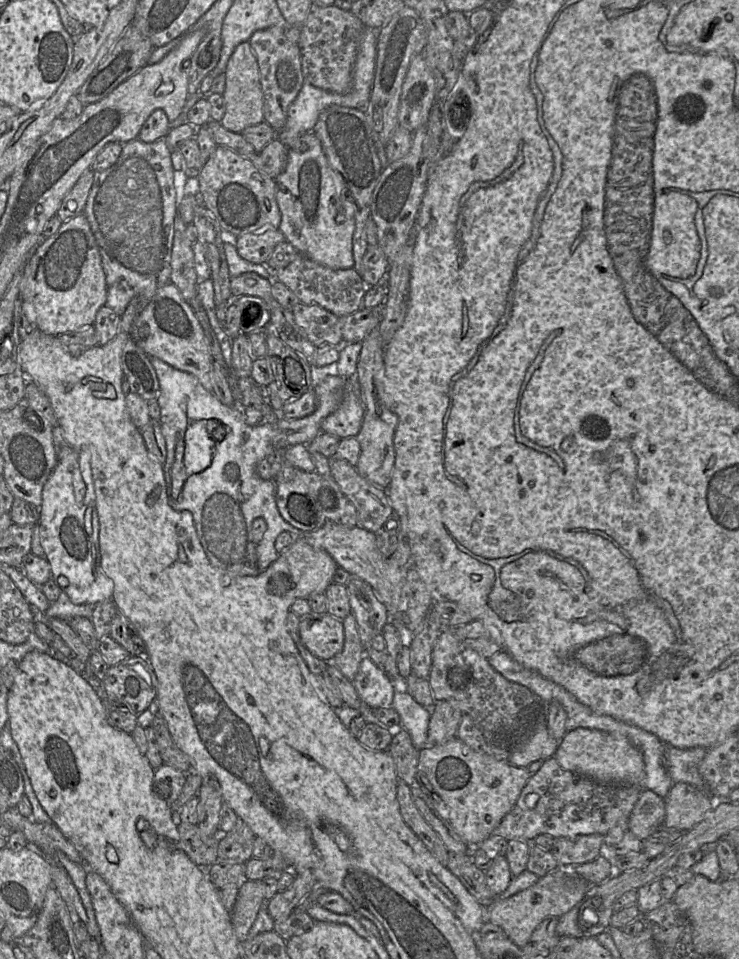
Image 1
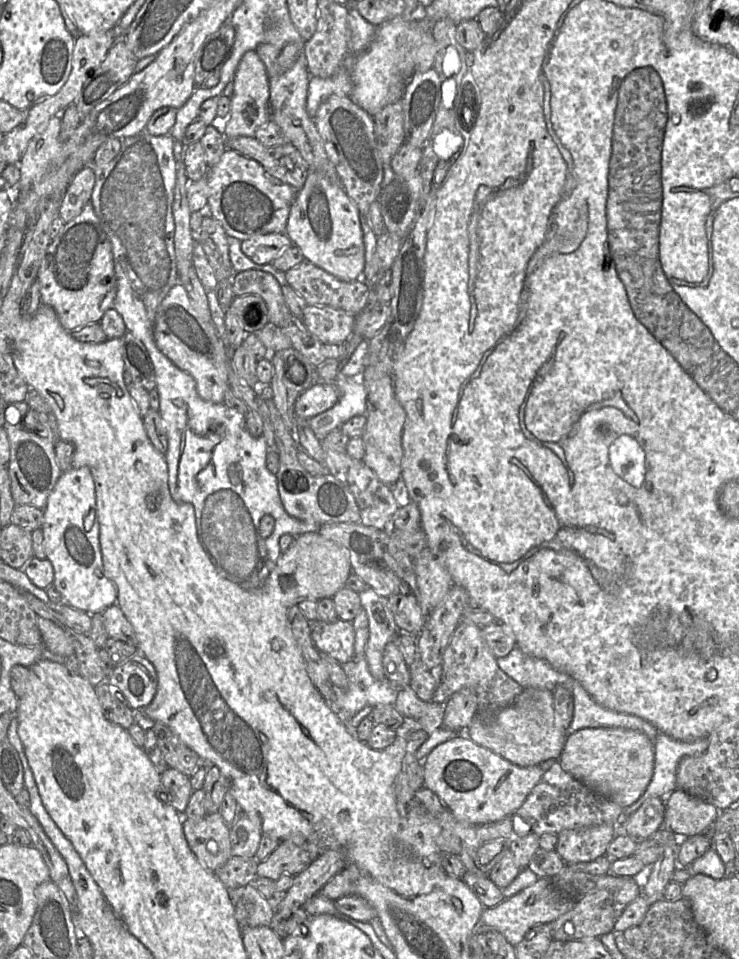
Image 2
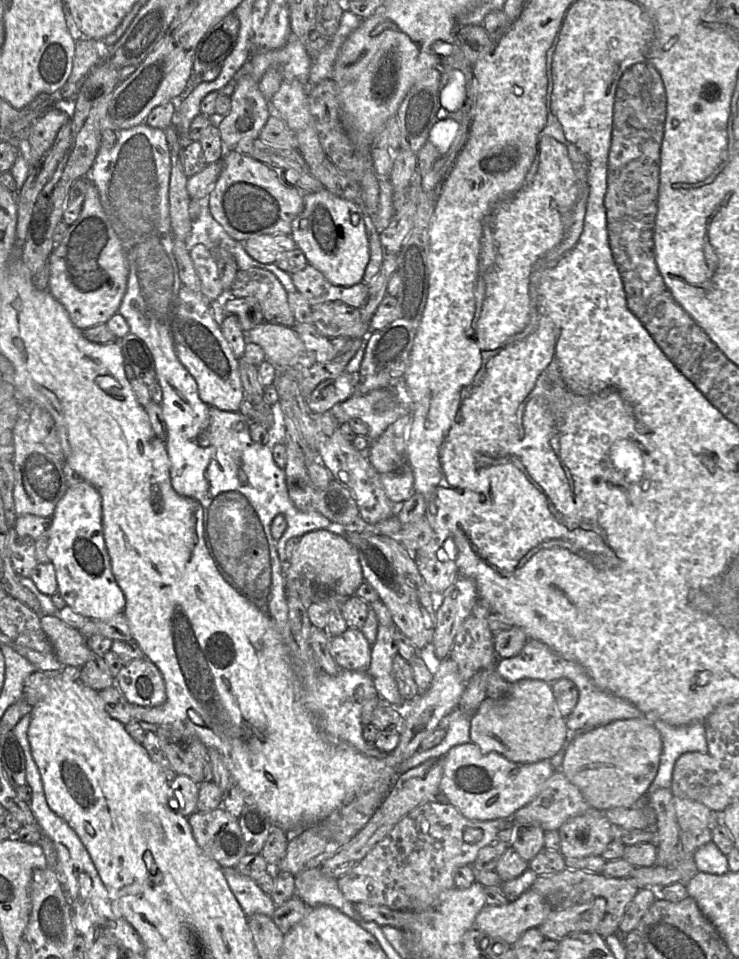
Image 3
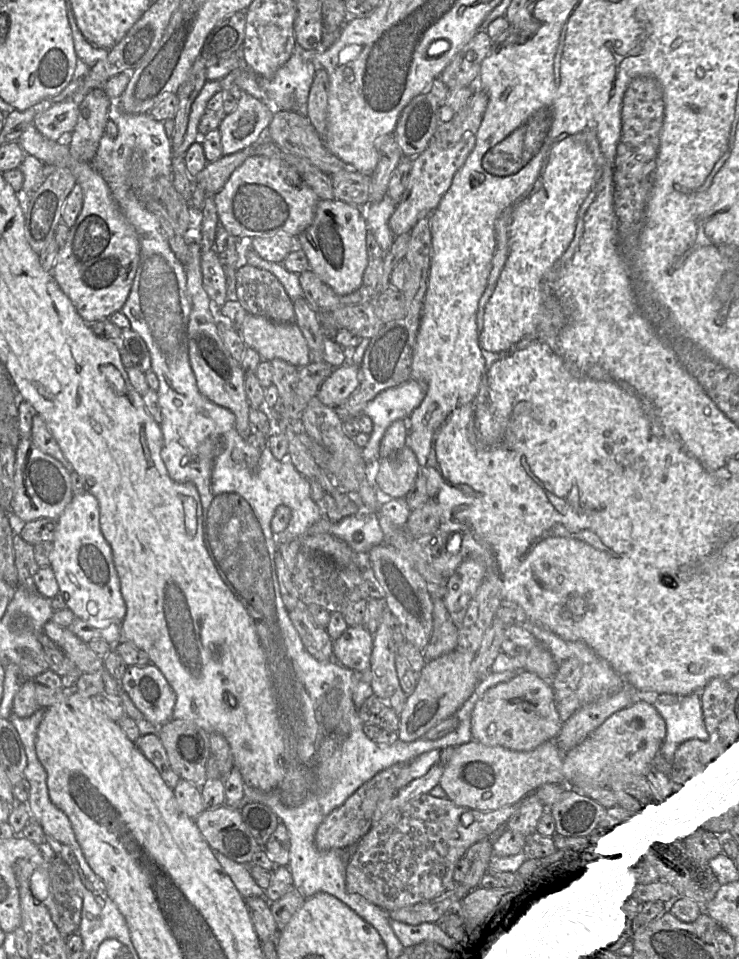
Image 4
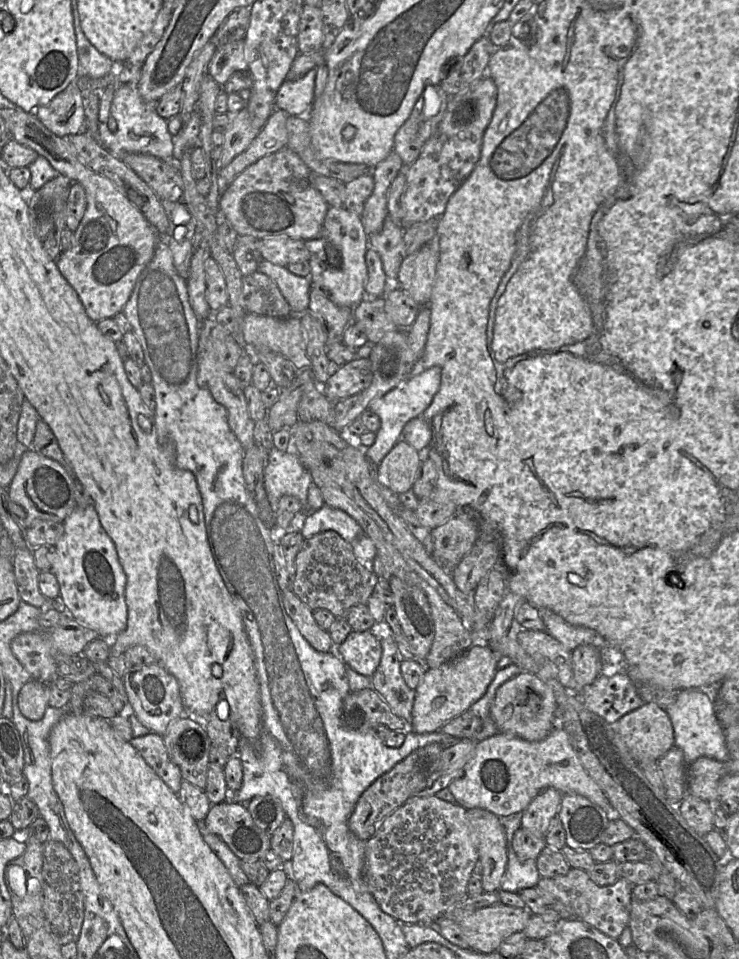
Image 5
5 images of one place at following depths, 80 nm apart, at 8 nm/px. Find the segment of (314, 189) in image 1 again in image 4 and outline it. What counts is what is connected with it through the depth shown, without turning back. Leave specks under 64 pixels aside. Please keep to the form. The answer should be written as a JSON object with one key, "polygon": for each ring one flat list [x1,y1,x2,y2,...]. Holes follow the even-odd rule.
{"polygon":[[319,200,312,224,297,236,310,269,341,296,362,289,368,263,367,225,364,217,363,209,341,200]]}

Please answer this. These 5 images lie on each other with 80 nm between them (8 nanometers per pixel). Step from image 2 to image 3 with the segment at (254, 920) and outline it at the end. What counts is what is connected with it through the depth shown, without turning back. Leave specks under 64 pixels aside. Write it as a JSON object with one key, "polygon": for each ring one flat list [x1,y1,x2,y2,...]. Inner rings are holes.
{"polygon":[[222,867,229,887,247,917,264,914,272,917,276,909,270,895,264,893,255,880,233,867]]}

